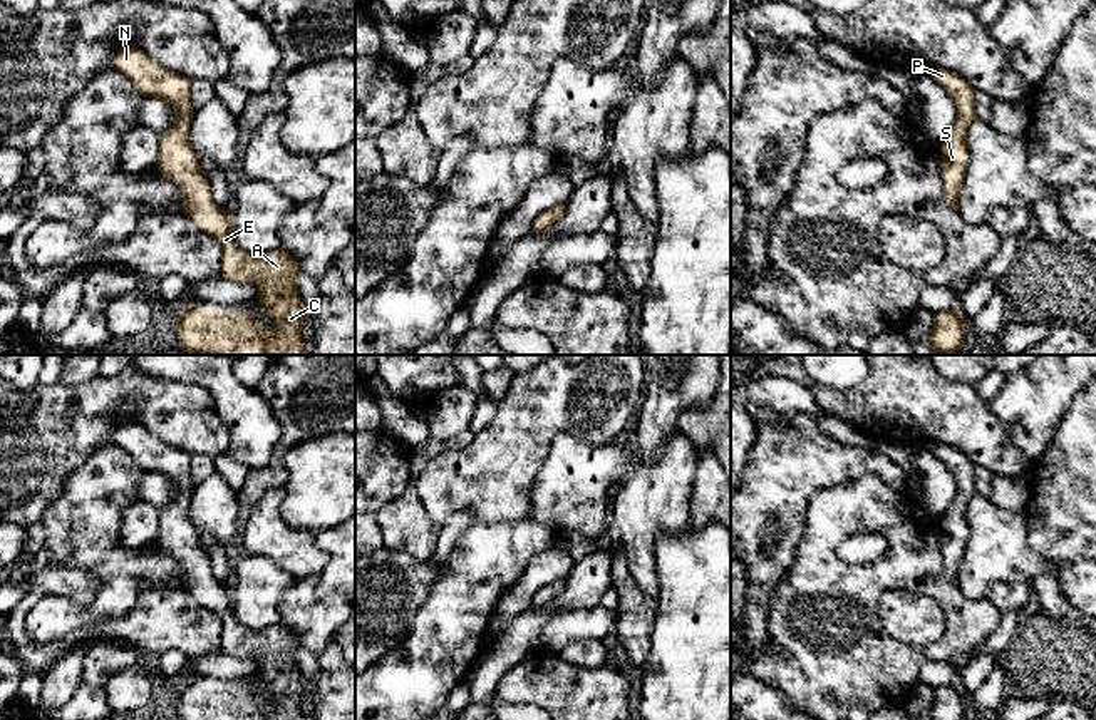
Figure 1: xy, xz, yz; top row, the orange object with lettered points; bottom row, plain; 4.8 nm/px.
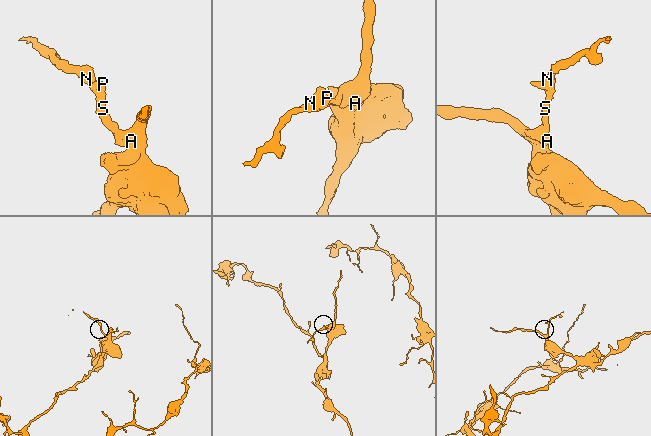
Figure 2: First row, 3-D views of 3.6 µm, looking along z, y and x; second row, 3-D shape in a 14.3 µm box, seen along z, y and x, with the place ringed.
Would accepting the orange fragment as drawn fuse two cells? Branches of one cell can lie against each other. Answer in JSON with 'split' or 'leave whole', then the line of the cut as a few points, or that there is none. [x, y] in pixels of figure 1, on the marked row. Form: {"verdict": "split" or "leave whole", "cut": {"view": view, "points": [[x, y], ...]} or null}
{"verdict": "leave whole", "cut": null}

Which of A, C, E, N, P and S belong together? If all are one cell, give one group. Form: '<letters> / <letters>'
A C E N P S

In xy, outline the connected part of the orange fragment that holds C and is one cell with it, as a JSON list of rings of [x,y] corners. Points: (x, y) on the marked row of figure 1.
[[[134,45],[117,50],[114,67],[132,82],[142,97],[158,97],[173,107],[176,122],[161,134],[158,169],[181,189],[179,209],[201,231],[218,239],[221,276],[230,281],[253,281],[258,286],[260,305],[277,321],[277,328],[271,330],[245,310],[235,316],[231,310],[201,310],[196,305],[186,305],[174,318],[179,348],[188,355],[310,355],[302,340],[303,316],[308,310],[297,291],[297,278],[302,273],[298,263],[282,248],[260,256],[245,253],[231,238],[231,211],[215,203],[209,183],[198,166],[196,152],[189,142],[189,124],[194,114],[191,107],[193,80],[168,70]]]

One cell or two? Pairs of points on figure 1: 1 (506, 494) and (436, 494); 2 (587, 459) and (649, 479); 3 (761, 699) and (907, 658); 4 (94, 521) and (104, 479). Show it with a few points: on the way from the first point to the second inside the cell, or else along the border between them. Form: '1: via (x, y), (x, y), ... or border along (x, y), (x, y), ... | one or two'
1: via (490, 488), (453, 488) | one
2: border along (635, 459), (630, 474), (617, 488), (610, 506) | two
3: border along (748, 672), (793, 702) | two
4: via (91, 511), (91, 499), (101, 489) | one

